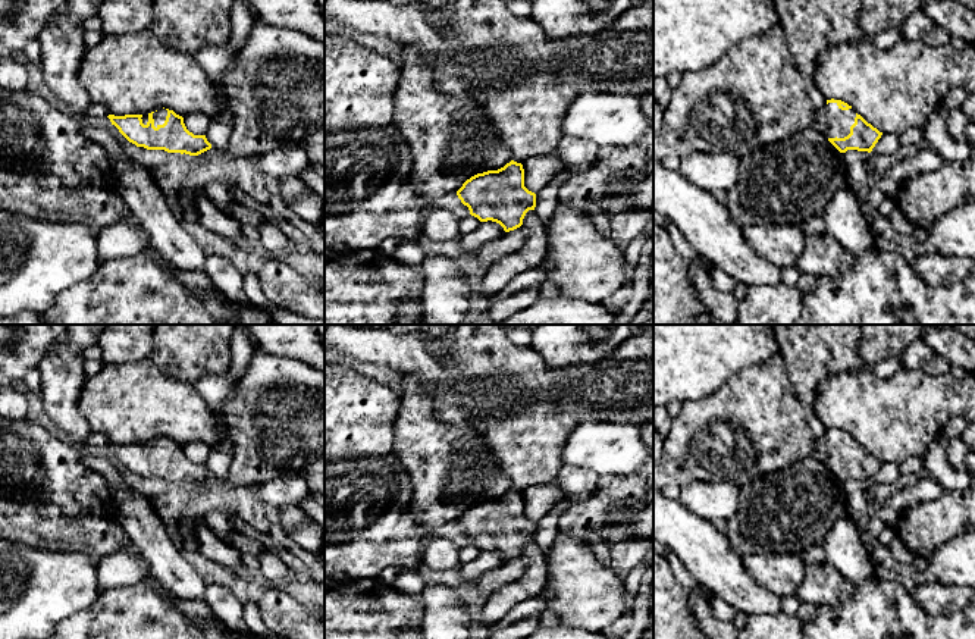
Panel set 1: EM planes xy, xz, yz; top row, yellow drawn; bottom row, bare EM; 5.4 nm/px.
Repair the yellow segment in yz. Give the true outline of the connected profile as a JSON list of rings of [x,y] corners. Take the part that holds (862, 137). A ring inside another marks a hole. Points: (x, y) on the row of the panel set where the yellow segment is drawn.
[[[834,98],[827,100],[815,113],[813,128],[819,129],[840,153],[847,150],[871,153],[882,135],[852,106]]]

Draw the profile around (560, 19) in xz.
[[[533,0],[530,19],[552,40],[596,35],[631,7],[631,0]]]

